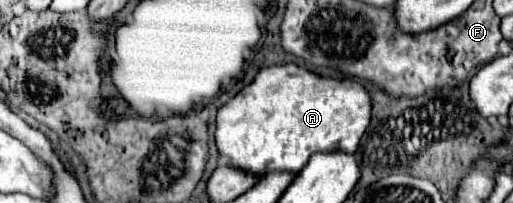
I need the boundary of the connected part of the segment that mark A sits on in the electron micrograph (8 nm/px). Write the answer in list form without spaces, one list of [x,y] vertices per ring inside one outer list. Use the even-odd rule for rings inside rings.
[[[276,64],[262,68],[252,84],[238,92],[228,104],[218,110],[218,128],[216,128],[216,146],[222,156],[228,154],[230,164],[264,176],[272,170],[300,172],[308,158],[316,152],[356,152],[360,138],[364,136],[372,118],[372,102],[366,86],[356,80],[336,80],[318,76],[298,64]]]

